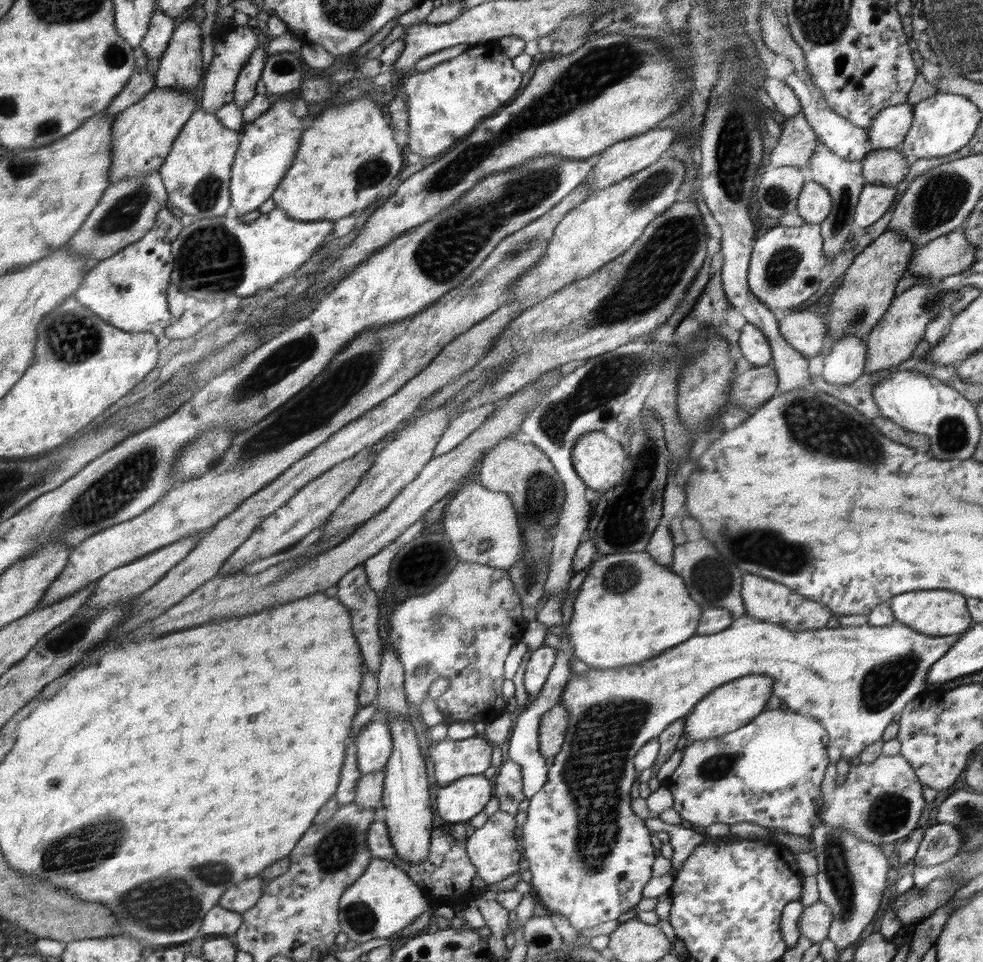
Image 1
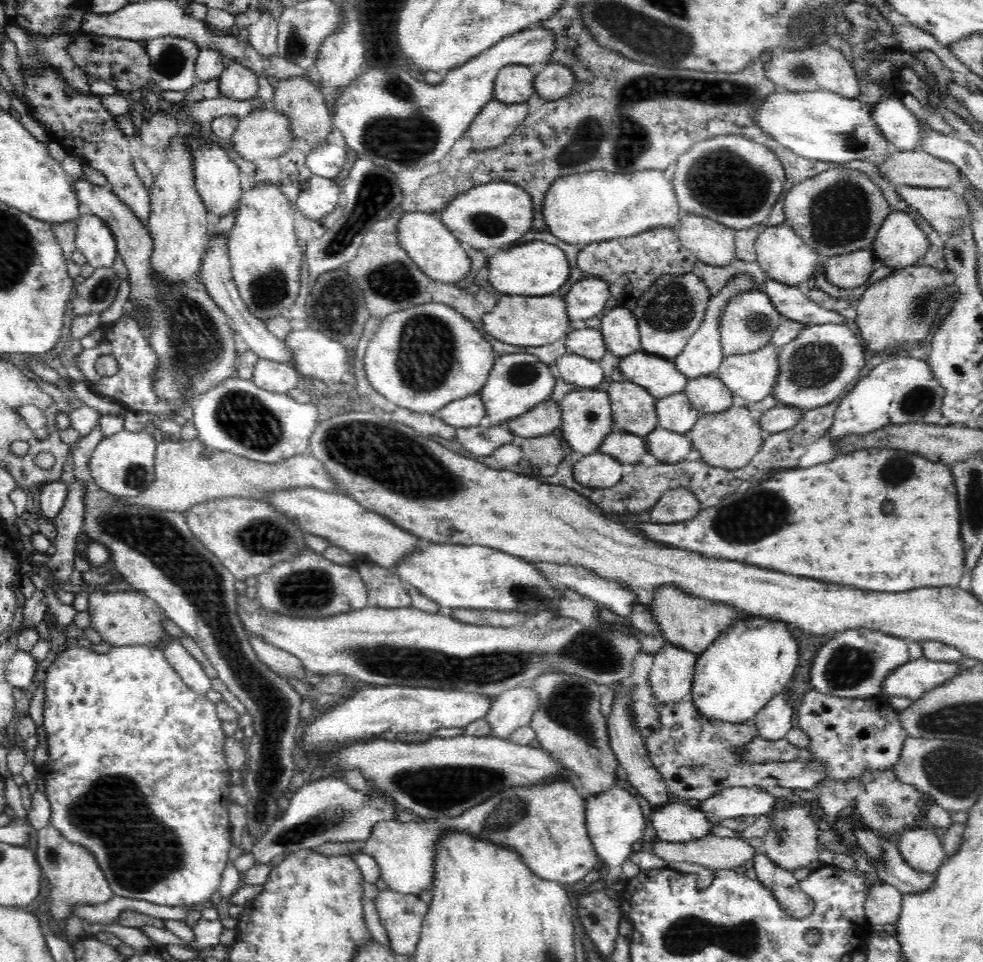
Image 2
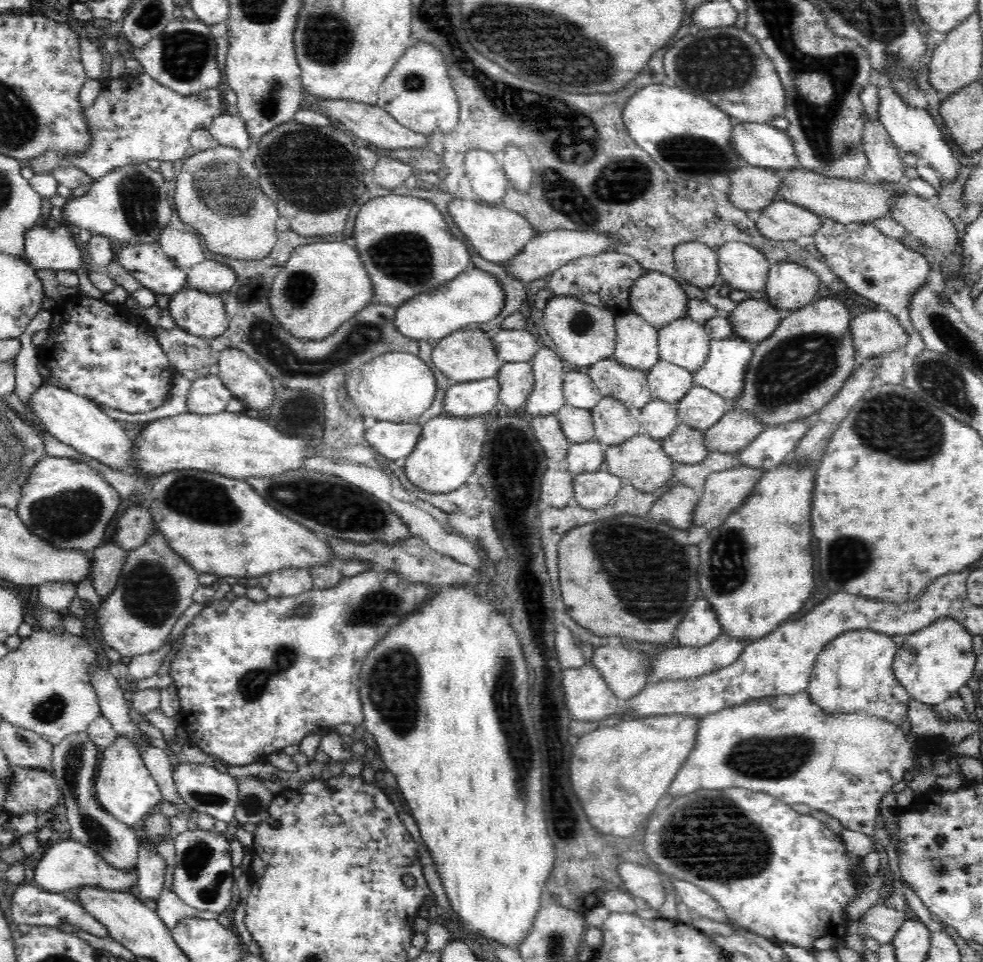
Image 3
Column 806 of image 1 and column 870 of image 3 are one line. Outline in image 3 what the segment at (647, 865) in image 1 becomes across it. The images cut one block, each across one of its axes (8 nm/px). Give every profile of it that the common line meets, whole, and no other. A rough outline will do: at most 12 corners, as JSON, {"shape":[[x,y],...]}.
{"shape":[[843,632],[806,691],[826,714],[902,724],[906,690],[890,635]]}

